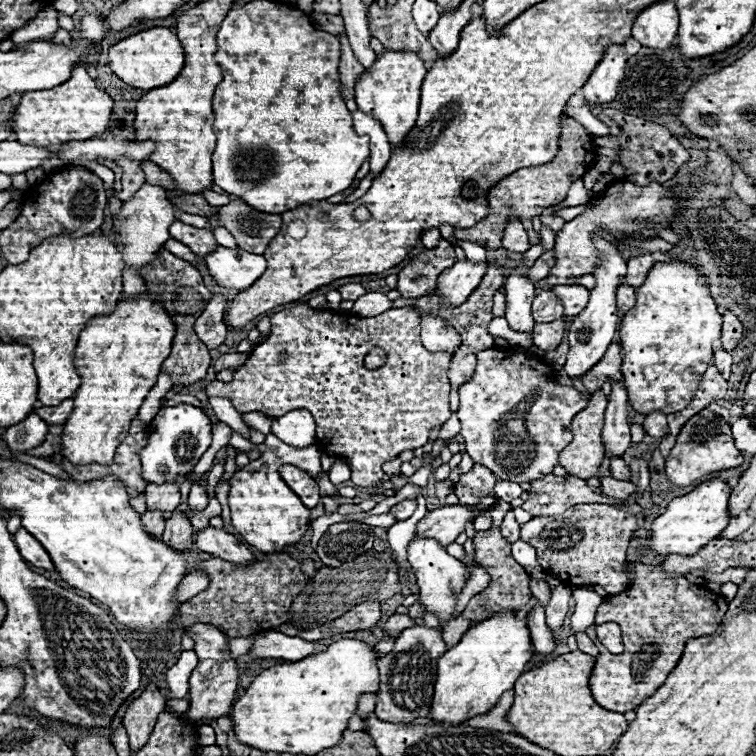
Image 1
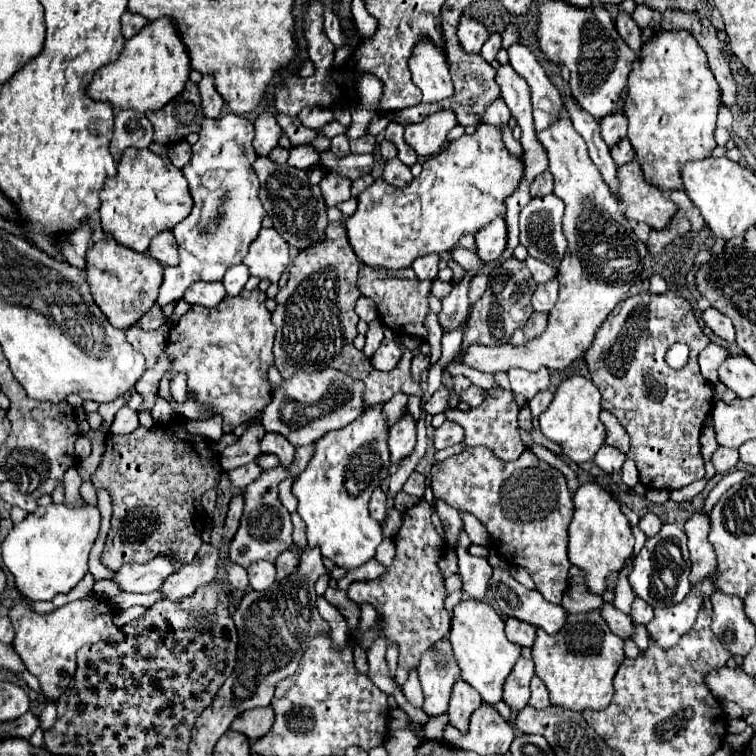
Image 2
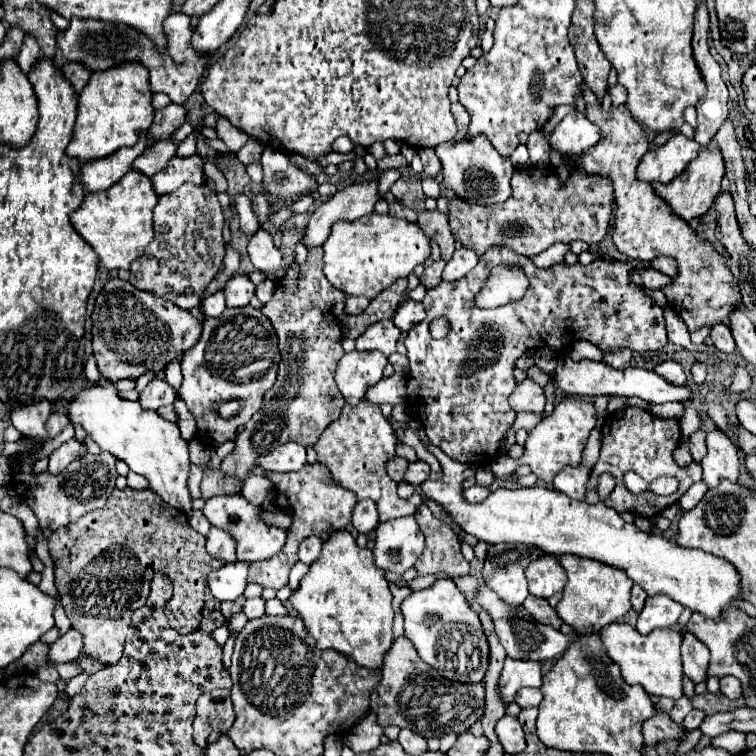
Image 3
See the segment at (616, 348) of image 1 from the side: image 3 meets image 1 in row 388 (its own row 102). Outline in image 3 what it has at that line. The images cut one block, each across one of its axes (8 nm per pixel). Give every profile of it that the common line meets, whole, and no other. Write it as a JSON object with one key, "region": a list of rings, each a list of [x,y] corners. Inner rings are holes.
{"region":[[[584,86],[586,100],[586,118],[600,128],[600,142],[596,148],[584,152],[576,164],[586,174],[610,178],[614,186],[614,204],[616,204],[616,220],[612,240],[618,252],[628,258],[640,258],[650,262],[654,256],[672,256],[680,264],[680,276],[672,282],[672,286],[664,288],[670,308],[686,322],[690,330],[692,344],[702,344],[712,326],[718,322],[728,322],[728,312],[738,306],[740,290],[732,286],[732,274],[724,258],[712,248],[712,244],[700,240],[696,232],[684,222],[680,216],[672,212],[672,208],[654,192],[650,184],[640,184],[634,174],[642,156],[648,152],[648,138],[642,126],[630,116],[626,106],[612,106],[610,112],[604,112],[598,104],[596,96],[592,96],[590,88]]]}

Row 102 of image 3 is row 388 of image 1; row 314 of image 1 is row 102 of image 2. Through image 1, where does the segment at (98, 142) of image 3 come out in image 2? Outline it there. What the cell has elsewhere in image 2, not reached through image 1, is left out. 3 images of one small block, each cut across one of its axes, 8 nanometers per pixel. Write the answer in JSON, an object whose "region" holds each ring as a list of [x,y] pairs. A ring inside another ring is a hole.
{"region":[[[160,18],[148,26],[144,26],[136,36],[126,40],[120,56],[98,68],[86,94],[98,102],[110,102],[114,108],[122,110],[160,110],[172,98],[176,98],[184,84],[188,82],[190,60],[184,44],[180,44],[180,36],[168,18]]]}

